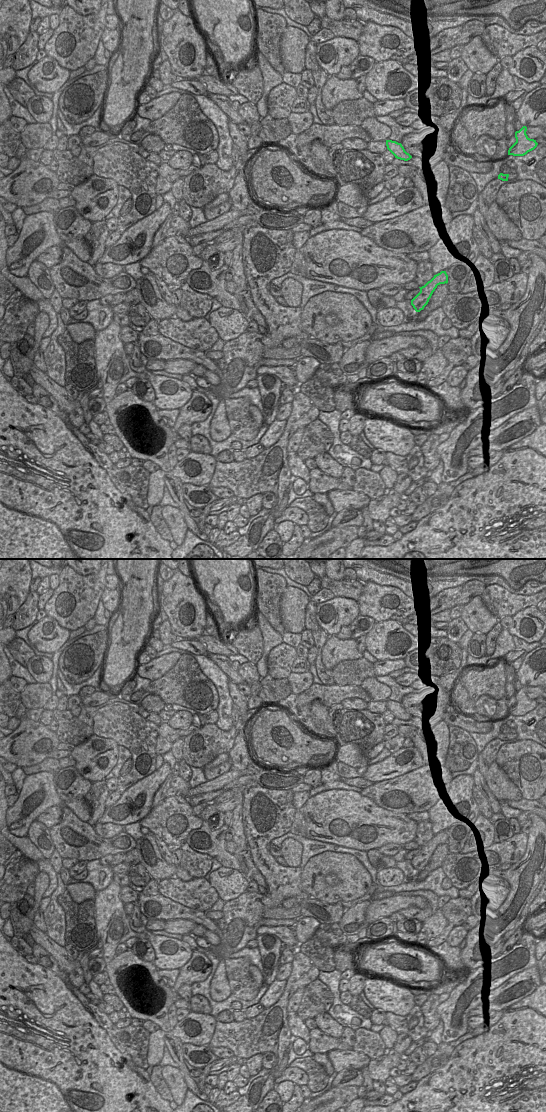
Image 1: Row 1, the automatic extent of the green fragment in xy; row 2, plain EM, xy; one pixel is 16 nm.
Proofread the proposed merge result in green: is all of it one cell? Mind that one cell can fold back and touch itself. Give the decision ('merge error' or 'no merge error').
no merge error

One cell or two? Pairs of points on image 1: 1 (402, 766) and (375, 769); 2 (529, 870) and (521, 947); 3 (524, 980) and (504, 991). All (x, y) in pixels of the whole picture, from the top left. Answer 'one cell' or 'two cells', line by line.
1: one cell
2: two cells
3: one cell

